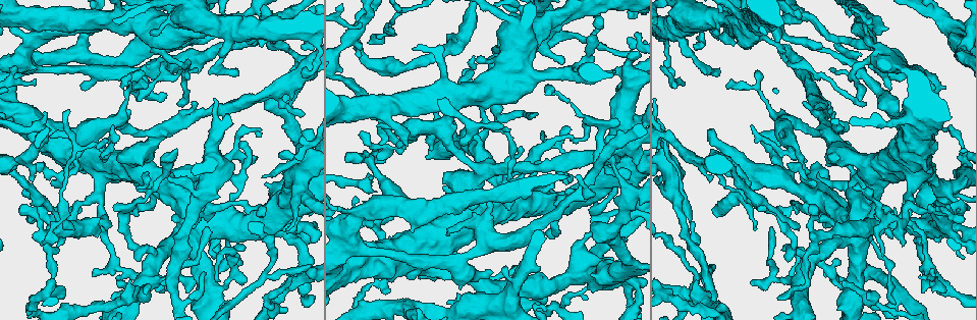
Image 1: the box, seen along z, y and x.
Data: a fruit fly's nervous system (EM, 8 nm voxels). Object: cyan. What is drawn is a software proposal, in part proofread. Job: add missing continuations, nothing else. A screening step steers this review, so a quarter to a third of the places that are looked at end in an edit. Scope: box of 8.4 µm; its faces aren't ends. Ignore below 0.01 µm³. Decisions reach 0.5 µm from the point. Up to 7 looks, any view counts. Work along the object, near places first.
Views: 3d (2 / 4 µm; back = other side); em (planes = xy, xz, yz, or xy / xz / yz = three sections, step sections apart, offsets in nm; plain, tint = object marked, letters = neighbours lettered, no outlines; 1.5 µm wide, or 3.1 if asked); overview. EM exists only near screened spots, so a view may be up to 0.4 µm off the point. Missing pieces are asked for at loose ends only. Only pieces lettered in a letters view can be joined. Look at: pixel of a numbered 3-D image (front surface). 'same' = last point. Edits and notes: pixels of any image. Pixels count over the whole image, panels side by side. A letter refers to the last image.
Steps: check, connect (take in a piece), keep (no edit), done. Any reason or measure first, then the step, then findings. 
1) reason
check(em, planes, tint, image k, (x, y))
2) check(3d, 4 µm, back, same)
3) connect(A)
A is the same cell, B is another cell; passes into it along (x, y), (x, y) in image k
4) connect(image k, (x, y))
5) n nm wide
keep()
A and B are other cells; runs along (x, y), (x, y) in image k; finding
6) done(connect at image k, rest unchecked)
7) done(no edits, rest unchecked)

free end
check(em, xy, step 4, tint, image 1, (562, 64))

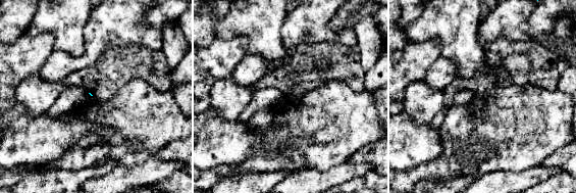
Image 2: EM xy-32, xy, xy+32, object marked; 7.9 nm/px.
another direction
check(em, planes, letters, same)

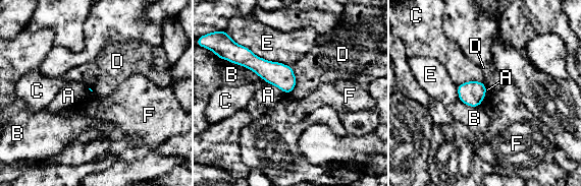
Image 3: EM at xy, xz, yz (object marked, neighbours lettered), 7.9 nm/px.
E touches over 440 nm
keep()
A, B, C, D, E and F are other cells; border along (486, 94), (479, 106) in image 3; no lettered piece goes on from it

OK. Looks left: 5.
free end
check(em, planes, tint, image 1, (265, 107))

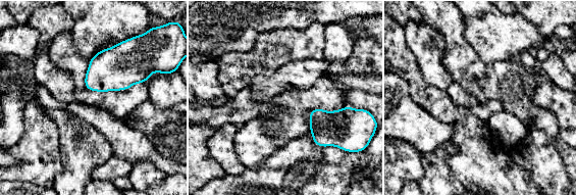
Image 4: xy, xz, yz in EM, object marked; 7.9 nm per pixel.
check(em, planes, letters, same)

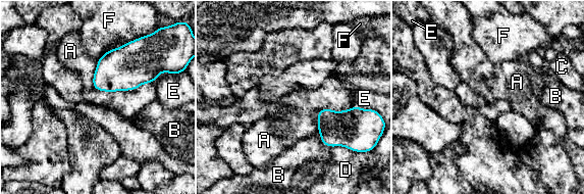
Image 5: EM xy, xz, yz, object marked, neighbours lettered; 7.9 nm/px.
300 nm wide
keep()
A, B, C, D, E and F are other cells; border along (92, 77), (105, 91), (153, 82) in image 5; no lettered piece goes on from it

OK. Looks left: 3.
free end
check(em, yz, step 8, letters, image 1, (202, 273))

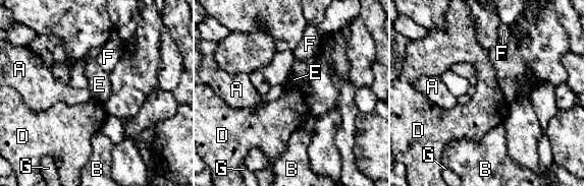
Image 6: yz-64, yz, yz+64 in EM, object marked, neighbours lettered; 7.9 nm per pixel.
check(em, planes, letters, same)

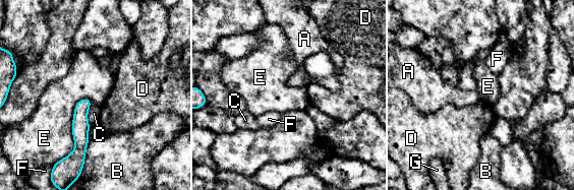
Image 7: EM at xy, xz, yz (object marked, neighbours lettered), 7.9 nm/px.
keep()
A, B, C, D, E, F and G are other cells; none of them fits

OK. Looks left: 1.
done(no edits, rest unchecked)

